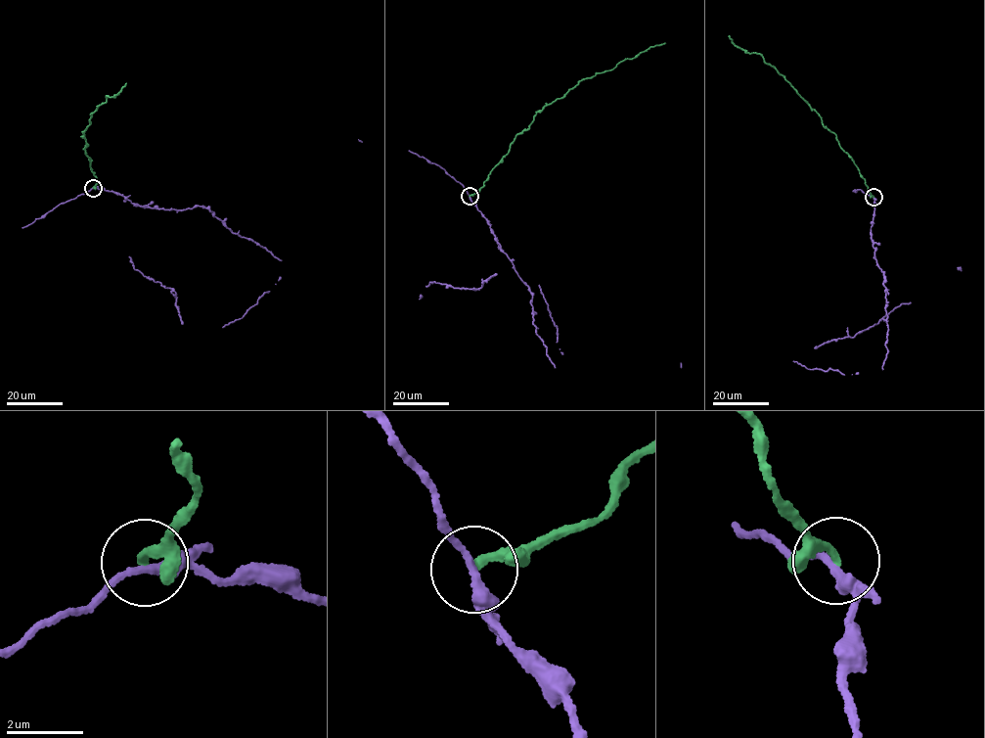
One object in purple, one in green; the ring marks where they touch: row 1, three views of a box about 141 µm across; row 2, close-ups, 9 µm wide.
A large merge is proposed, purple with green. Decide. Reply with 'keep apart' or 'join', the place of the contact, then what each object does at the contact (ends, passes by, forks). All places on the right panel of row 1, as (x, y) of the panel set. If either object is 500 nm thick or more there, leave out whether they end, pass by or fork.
keep apart; at (873, 197); purple passes by; green ends there

